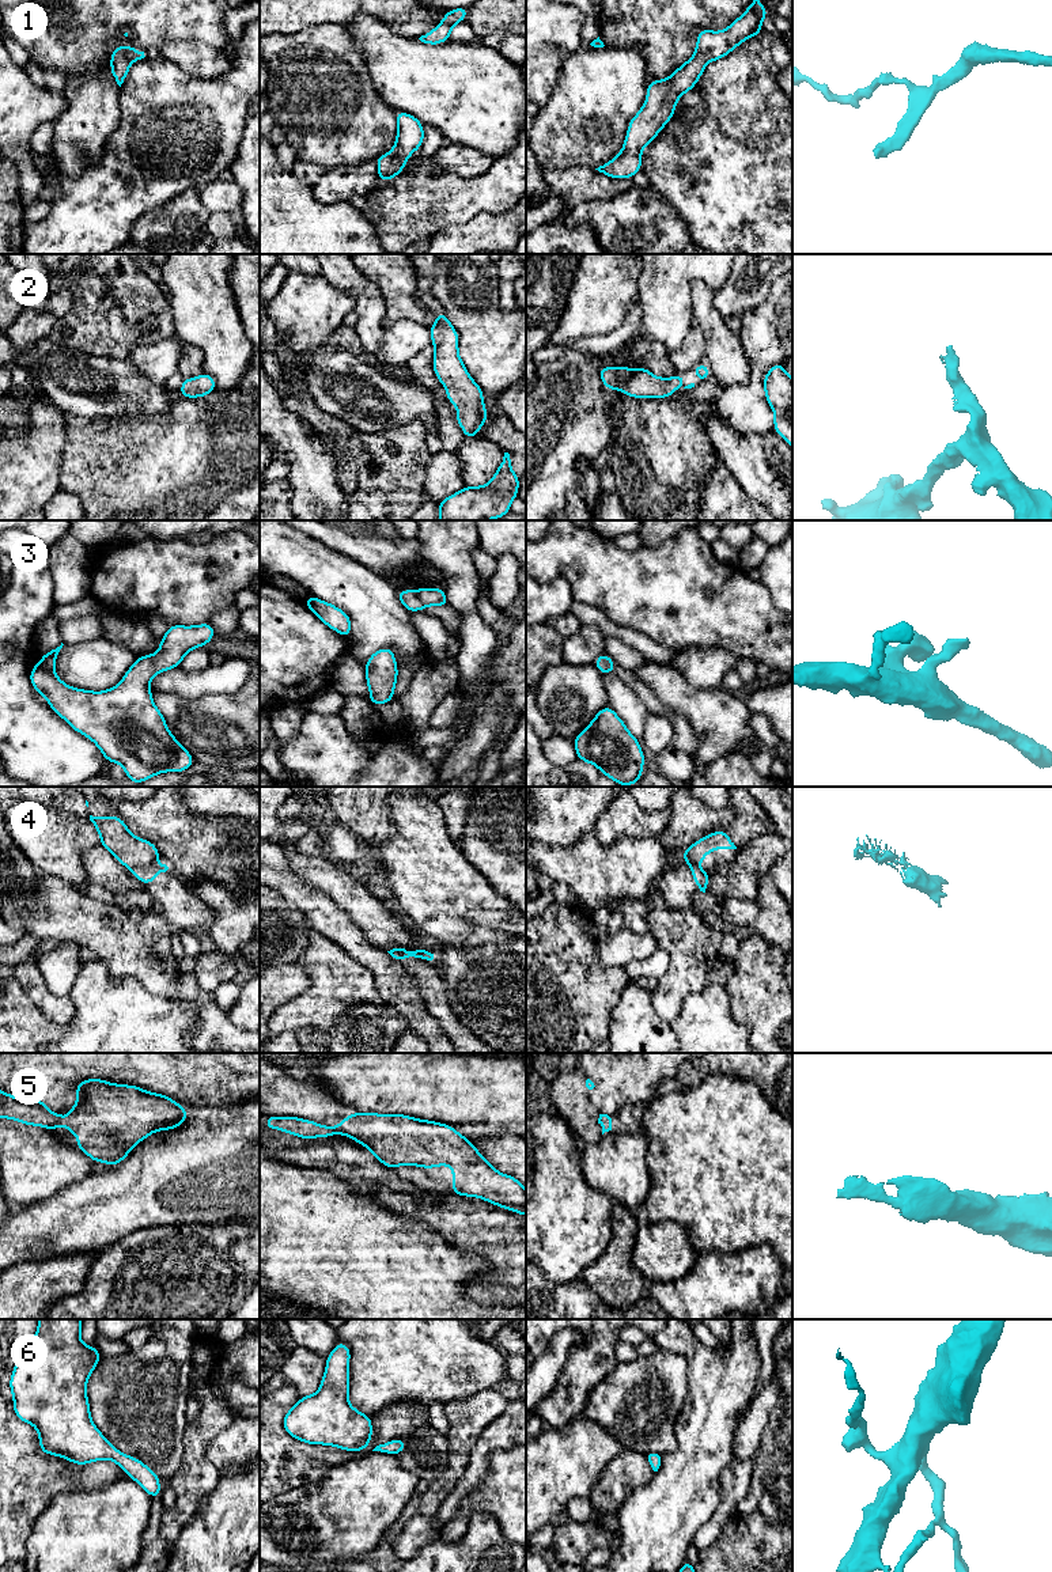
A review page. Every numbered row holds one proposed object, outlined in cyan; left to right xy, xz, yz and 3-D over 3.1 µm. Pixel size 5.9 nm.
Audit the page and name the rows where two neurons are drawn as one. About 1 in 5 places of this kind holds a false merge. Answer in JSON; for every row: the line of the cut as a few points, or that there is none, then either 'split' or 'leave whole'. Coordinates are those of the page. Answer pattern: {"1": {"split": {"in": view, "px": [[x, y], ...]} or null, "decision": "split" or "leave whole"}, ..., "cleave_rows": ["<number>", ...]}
{"1": {"split": null, "decision": "leave whole"}, "2": {"split": null, "decision": "leave whole"}, "3": {"split": null, "decision": "leave whole"}, "4": {"split": {"in": "xy", "px": [[155, 862], [132, 870]]}, "decision": "split"}, "5": {"split": null, "decision": "leave whole"}, "6": {"split": null, "decision": "leave whole"}, "cleave_rows": ["4"]}

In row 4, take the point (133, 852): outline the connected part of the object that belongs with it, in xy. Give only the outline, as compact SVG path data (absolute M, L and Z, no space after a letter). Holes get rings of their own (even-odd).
M90 815L90 821L99 833L101 845L129 870L152 865L160 856L152 842L135 837L120 817Z

